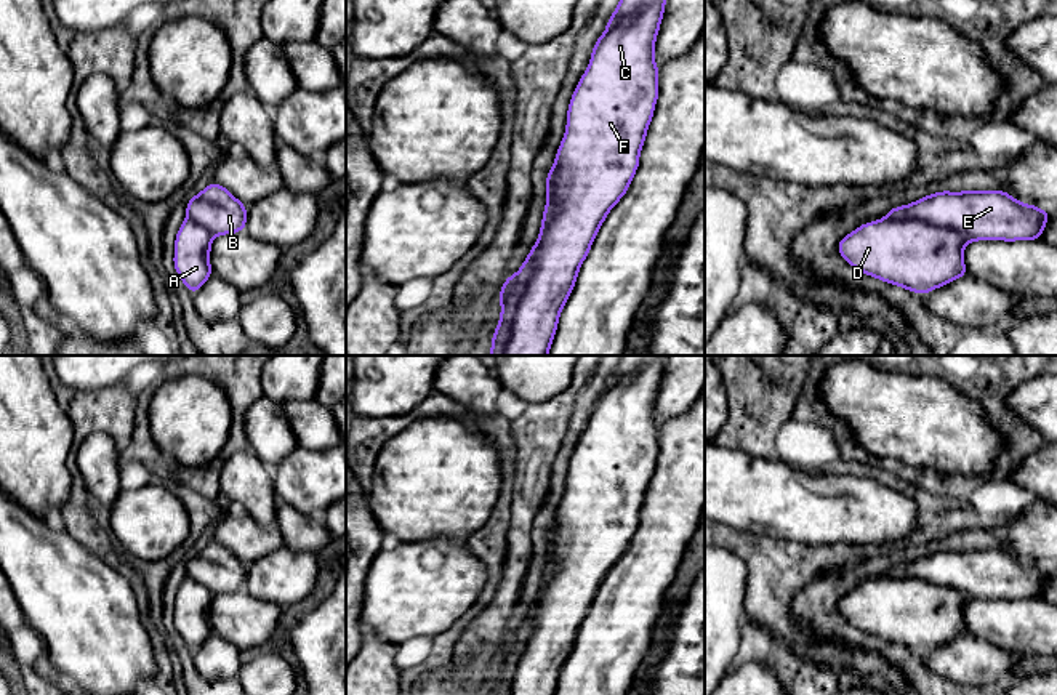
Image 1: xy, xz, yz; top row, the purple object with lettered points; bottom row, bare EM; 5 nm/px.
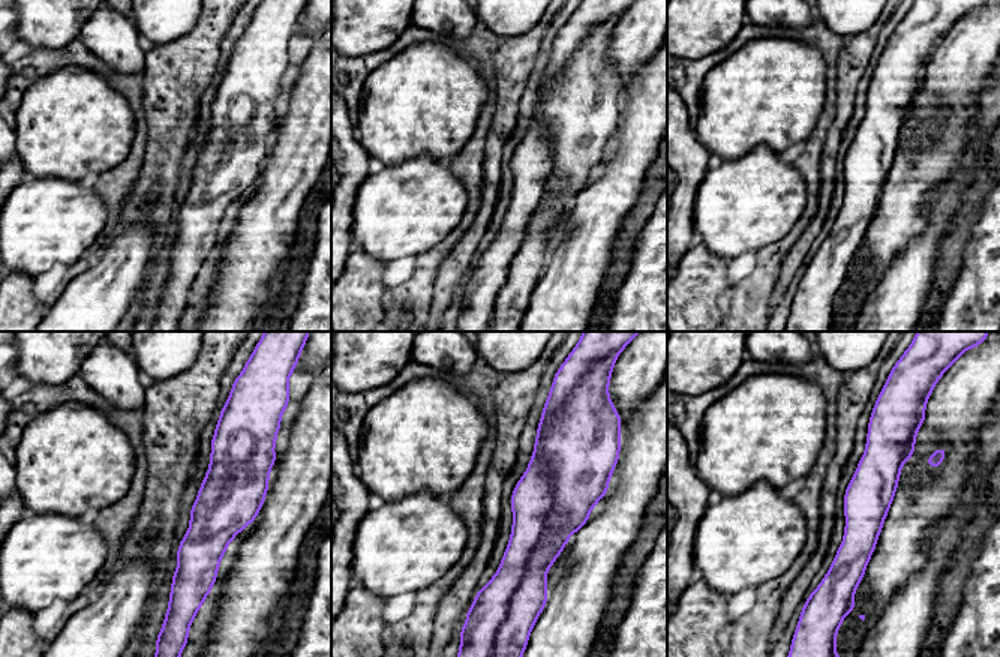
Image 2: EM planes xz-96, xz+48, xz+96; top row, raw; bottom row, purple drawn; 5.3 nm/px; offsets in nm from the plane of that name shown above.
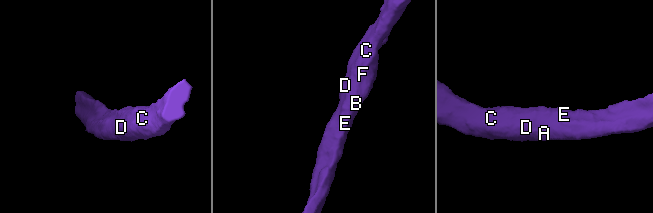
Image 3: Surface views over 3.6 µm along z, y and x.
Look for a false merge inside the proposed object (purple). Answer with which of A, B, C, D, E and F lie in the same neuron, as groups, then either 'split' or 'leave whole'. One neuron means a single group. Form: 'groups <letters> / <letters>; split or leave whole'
groups A D / B C E F; split

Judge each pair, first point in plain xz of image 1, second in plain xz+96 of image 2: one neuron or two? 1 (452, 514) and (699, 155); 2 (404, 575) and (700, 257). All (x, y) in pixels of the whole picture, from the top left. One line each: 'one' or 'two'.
1: two
2: two

